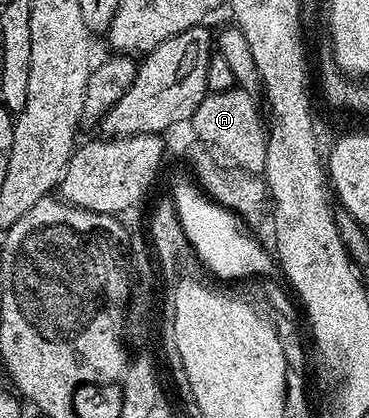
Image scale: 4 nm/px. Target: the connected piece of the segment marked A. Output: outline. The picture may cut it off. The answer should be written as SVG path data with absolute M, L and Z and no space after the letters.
M236 85L228 91L212 91L197 105L189 127L195 130L195 139L208 143L220 155L231 160L235 166L261 173L265 169L267 156L267 127L265 119L259 116L259 107L255 104L256 96Z

